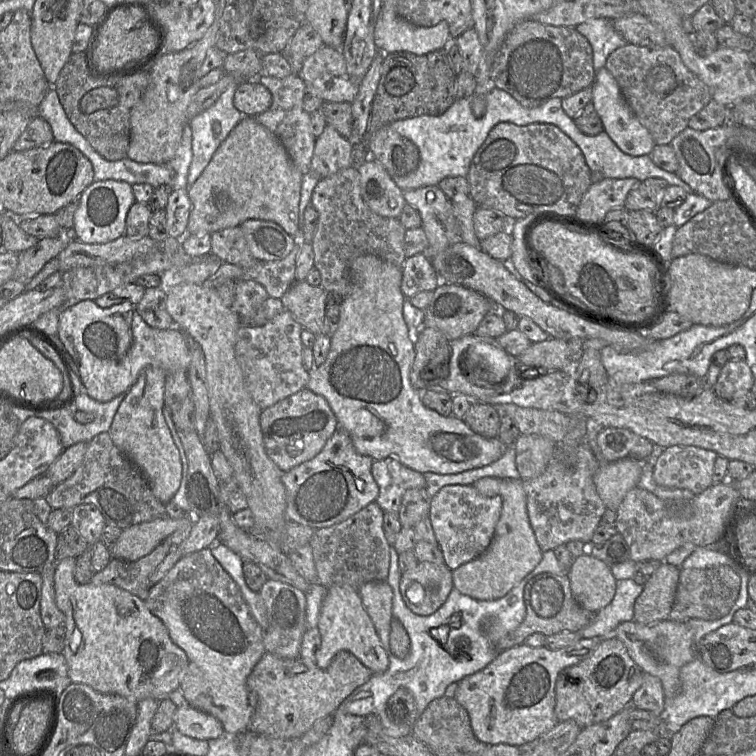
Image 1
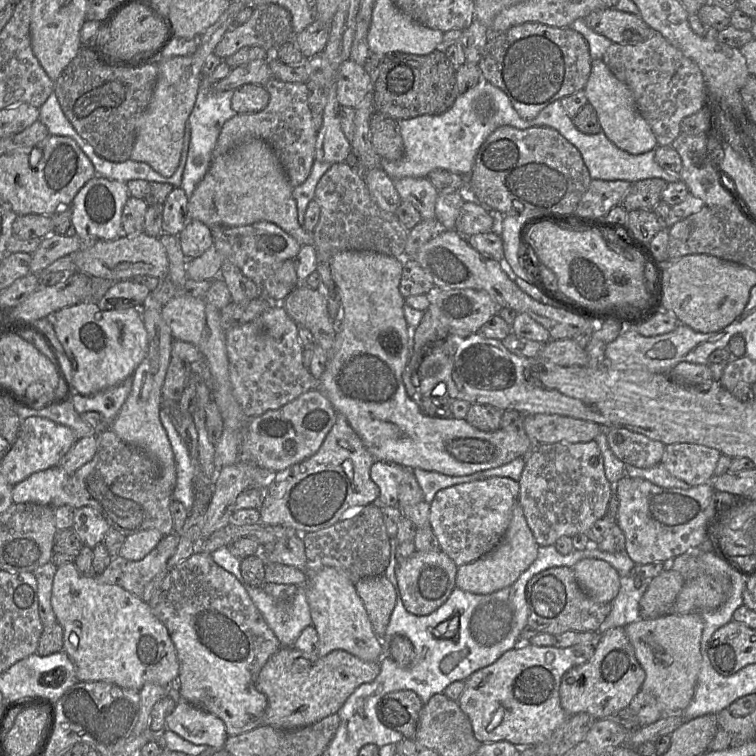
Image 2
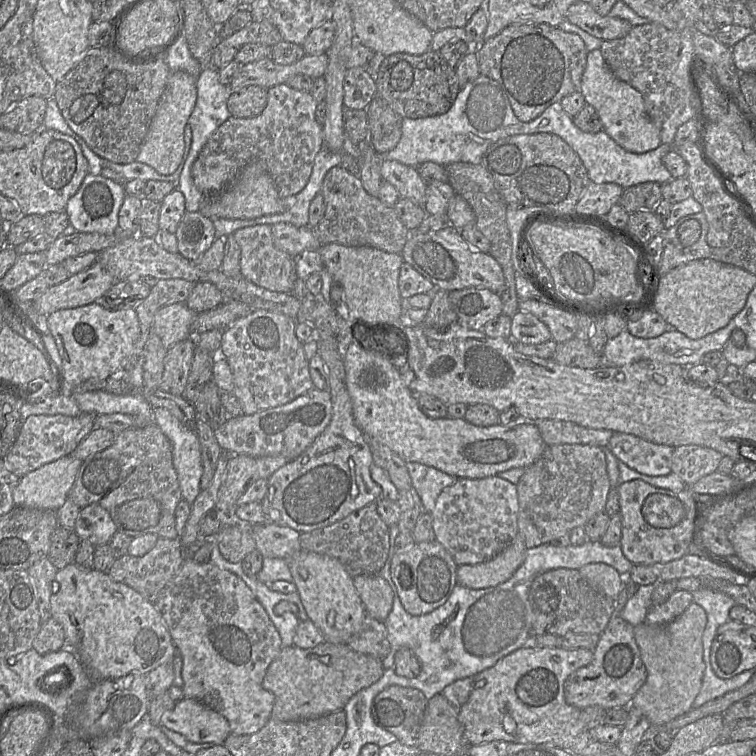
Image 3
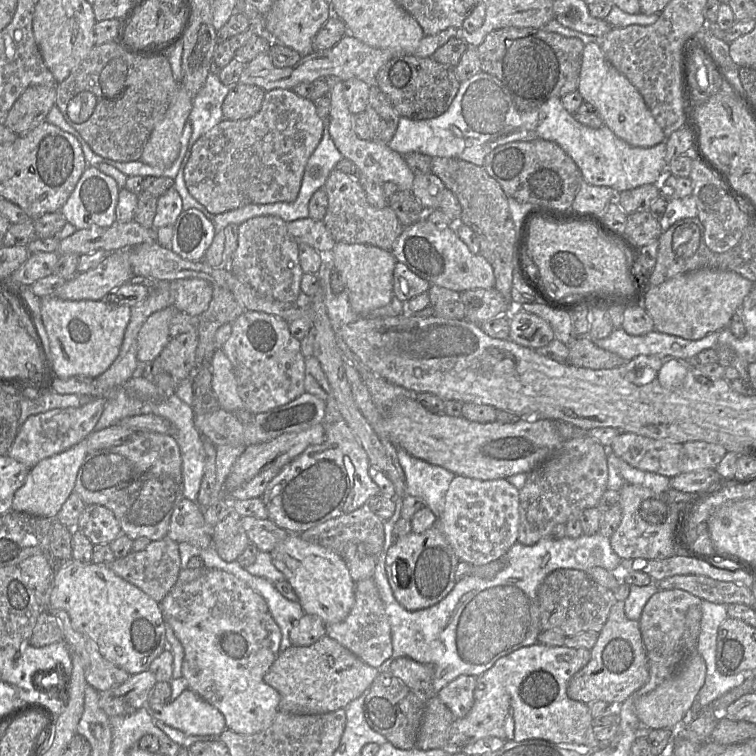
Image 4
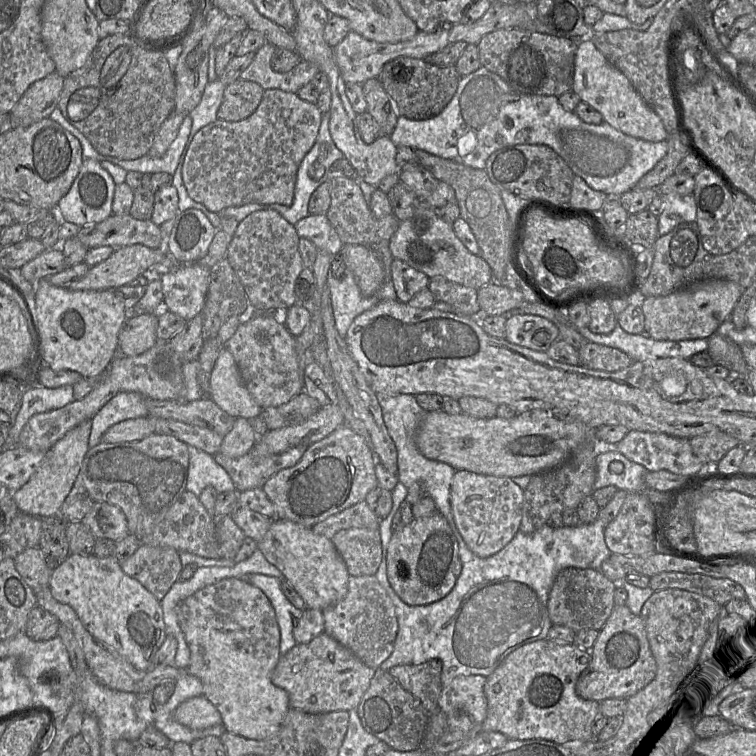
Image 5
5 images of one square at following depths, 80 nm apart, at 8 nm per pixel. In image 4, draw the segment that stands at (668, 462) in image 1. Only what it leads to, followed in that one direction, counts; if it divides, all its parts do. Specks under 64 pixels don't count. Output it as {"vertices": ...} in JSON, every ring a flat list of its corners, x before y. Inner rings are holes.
{"vertices":[[703,441,684,443,679,456,680,473,715,470,726,453,727,450,717,444]]}

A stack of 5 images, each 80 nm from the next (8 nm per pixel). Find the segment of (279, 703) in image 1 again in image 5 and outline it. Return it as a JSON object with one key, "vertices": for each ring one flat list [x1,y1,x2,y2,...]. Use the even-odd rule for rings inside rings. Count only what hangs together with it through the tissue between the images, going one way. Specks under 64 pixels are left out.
{"vertices":[[325,632,306,644,296,644,281,655,271,681,289,696,290,708,305,713,350,711,357,707,376,669,365,665,353,652]]}

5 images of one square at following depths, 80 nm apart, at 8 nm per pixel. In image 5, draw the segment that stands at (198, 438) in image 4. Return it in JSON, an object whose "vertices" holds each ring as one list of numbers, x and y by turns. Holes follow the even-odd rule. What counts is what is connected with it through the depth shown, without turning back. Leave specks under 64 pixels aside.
{"vertices":[[193,446,189,447,189,465,186,490,198,498,206,487,213,487,218,494,236,490,228,473,219,466,213,455]]}

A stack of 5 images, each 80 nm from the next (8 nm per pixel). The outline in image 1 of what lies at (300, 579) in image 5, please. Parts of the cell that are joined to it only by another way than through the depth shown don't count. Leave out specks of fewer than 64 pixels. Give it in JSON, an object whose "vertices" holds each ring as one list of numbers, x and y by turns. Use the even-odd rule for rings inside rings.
{"vertices":[[334,585,328,588,322,602,317,628,321,635,321,645,316,652,316,665,320,669,326,669,339,651,348,651,373,674,387,670,388,654,381,644,357,589,348,585]]}

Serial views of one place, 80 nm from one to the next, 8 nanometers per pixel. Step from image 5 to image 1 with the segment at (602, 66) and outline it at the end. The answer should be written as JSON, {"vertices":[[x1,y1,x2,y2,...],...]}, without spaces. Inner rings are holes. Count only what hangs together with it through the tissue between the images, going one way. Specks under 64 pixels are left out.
{"vertices":[[604,66,595,74,592,88,592,100,594,108,599,115,604,131,612,141,624,153,632,156,649,155,656,143,646,127,635,116,626,102,618,82]]}

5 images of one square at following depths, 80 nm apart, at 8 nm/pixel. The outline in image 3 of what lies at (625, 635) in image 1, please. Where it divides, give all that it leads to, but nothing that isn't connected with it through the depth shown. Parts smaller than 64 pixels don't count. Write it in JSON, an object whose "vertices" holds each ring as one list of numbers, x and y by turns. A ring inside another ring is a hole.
{"vertices":[[693,602,679,617,666,625,644,622,634,627,634,637,646,668,647,679,633,697,630,707,641,710,651,727,664,727,693,708,705,672,702,636,706,623,705,611]]}

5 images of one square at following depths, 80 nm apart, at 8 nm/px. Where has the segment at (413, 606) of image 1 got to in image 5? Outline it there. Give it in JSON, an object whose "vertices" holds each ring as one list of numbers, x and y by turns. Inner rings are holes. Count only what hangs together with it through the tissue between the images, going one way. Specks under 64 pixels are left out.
{"vertices":[[439,512,414,519,402,530,393,532,388,545,387,578,397,596,409,606,434,603,454,588,453,568,459,560,458,542,446,518]]}

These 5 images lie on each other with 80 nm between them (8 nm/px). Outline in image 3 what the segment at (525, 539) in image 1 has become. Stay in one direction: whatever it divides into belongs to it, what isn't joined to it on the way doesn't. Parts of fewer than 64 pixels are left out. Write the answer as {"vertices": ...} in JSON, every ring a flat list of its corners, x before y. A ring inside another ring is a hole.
{"vertices":[[517,533,513,541,494,558,457,567,457,583,470,589,484,589,497,586,510,579,525,560,527,547]]}

